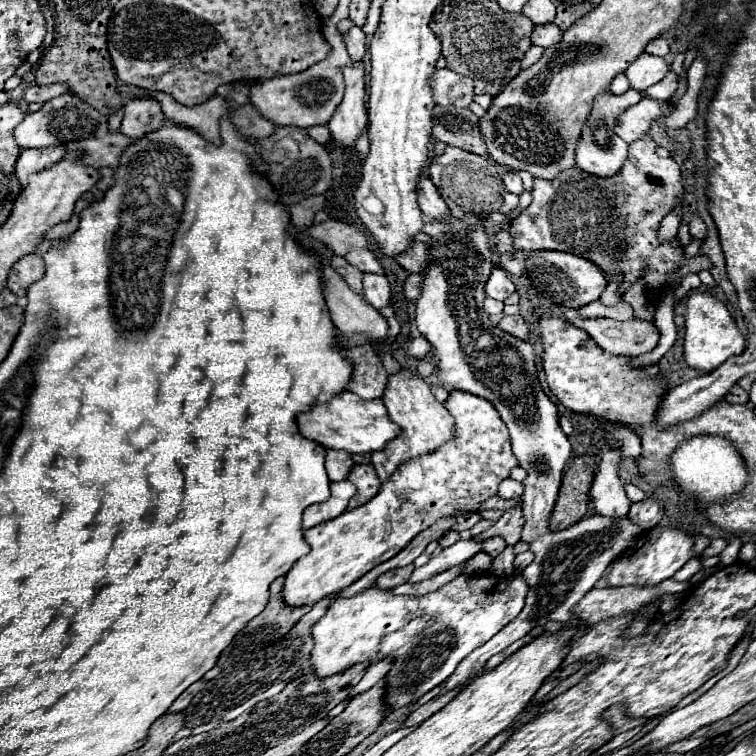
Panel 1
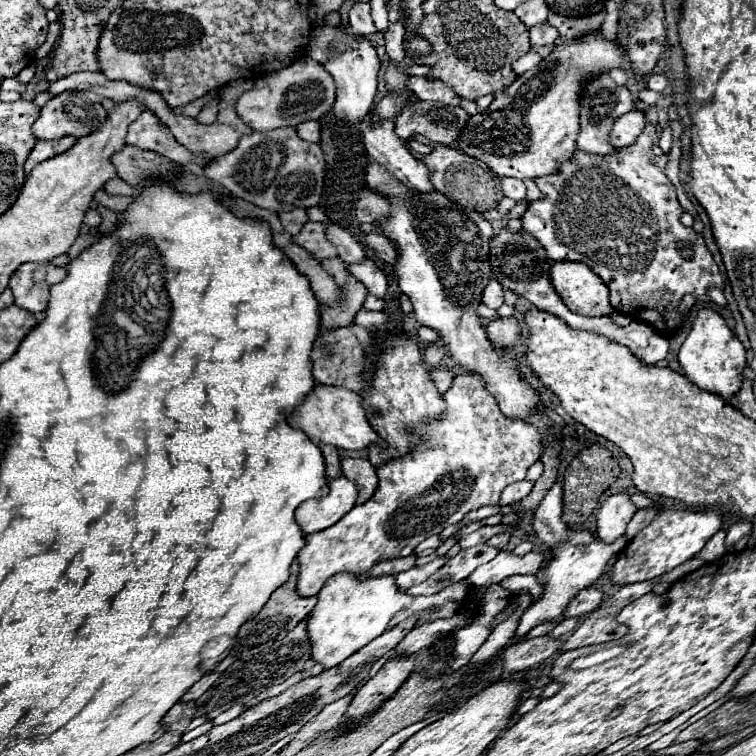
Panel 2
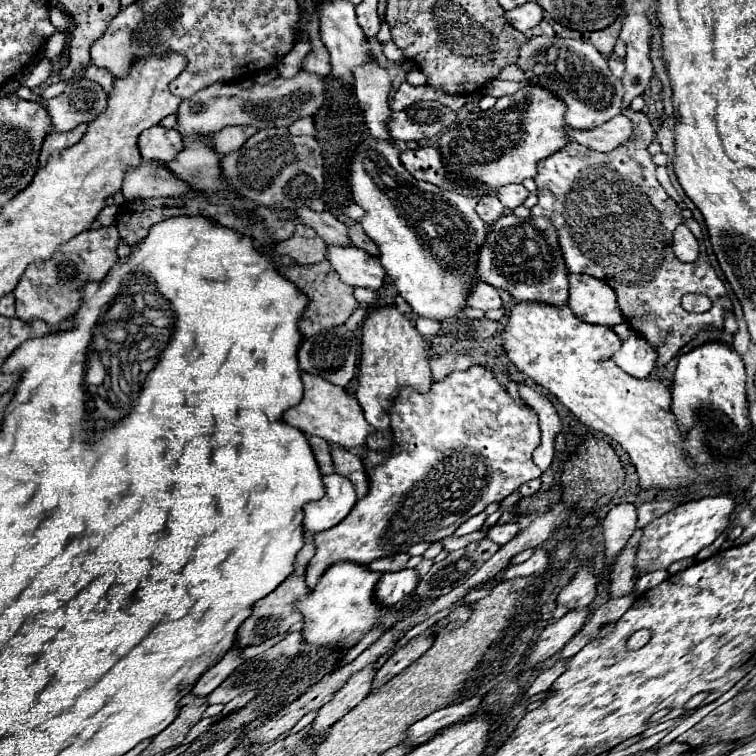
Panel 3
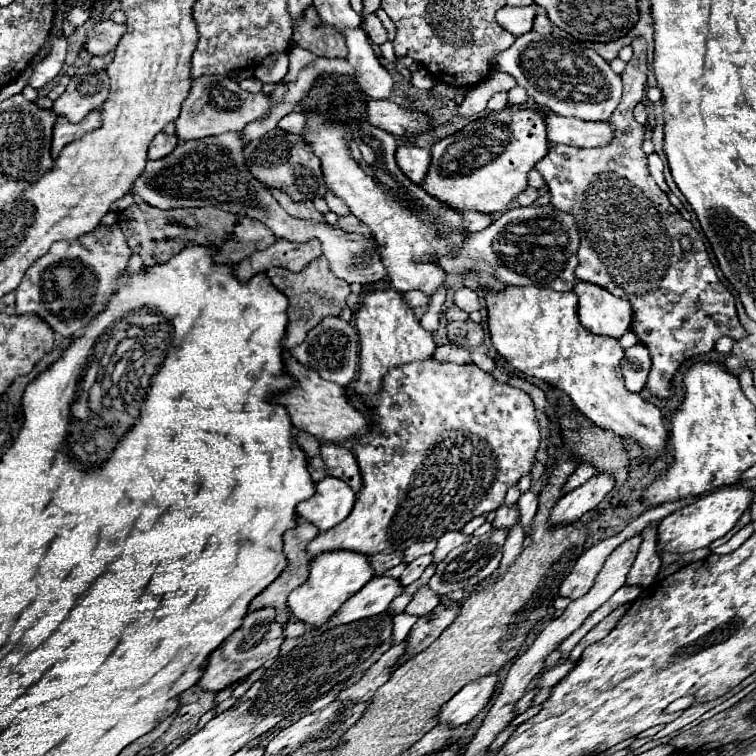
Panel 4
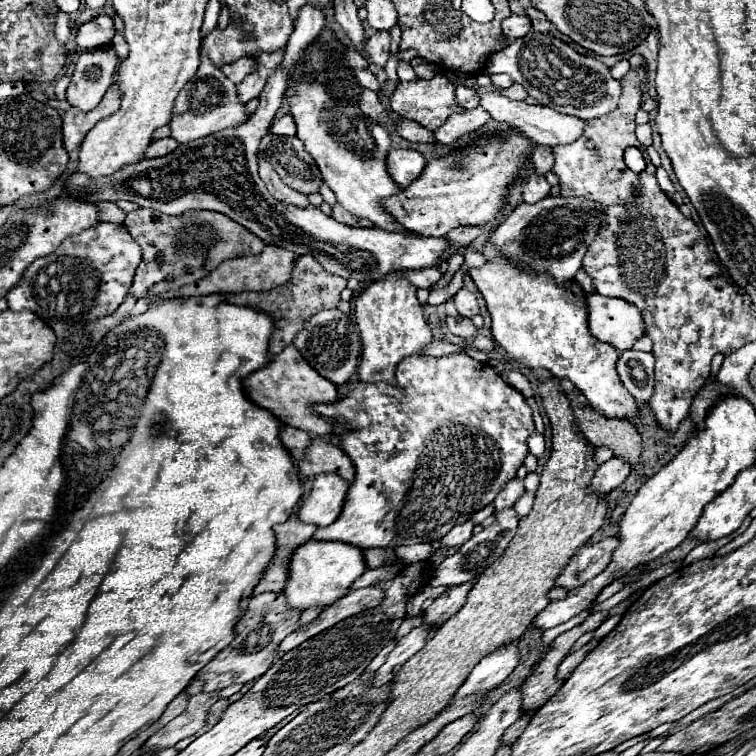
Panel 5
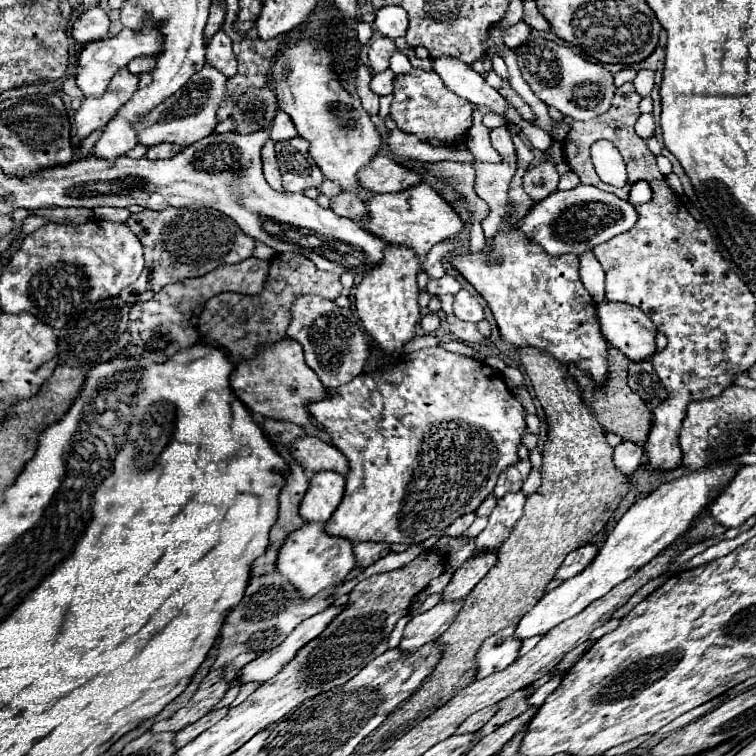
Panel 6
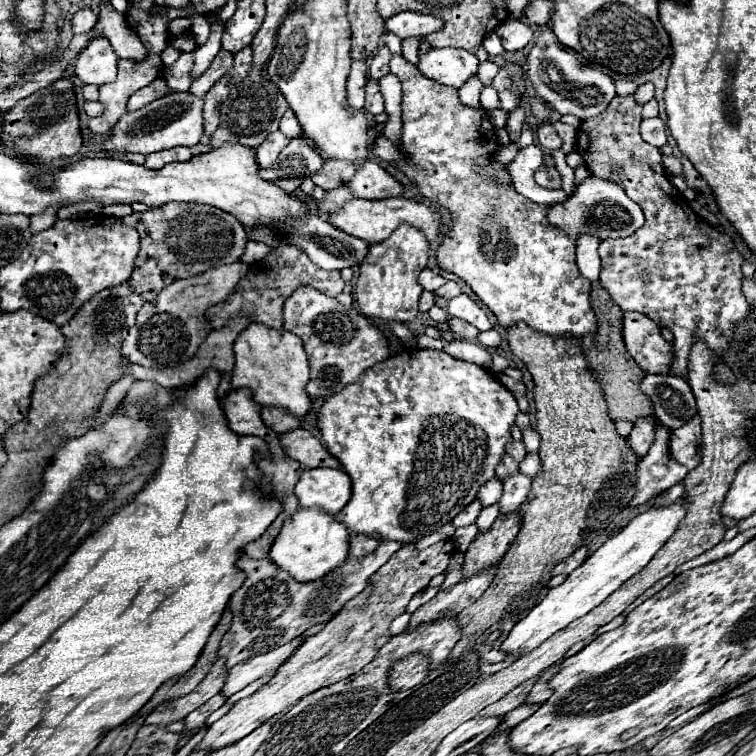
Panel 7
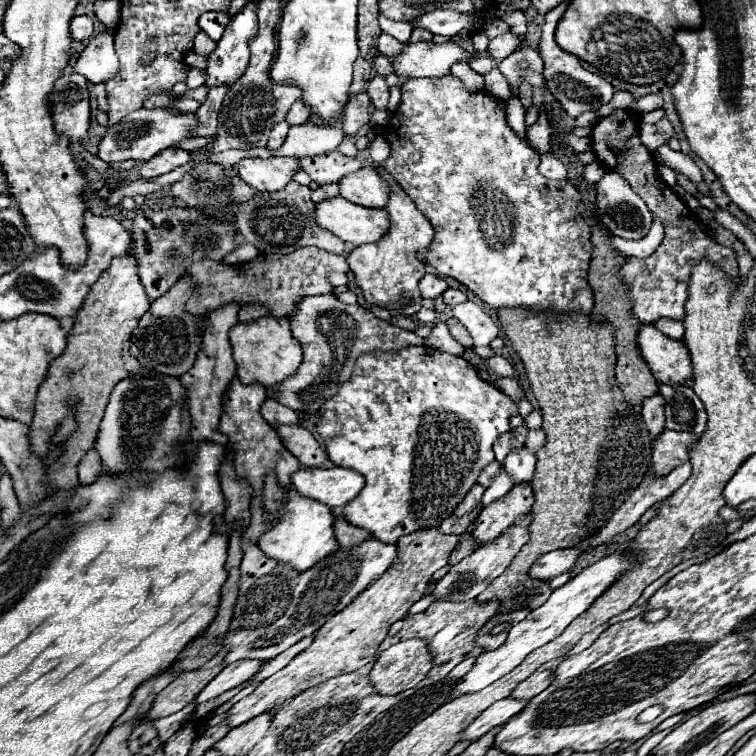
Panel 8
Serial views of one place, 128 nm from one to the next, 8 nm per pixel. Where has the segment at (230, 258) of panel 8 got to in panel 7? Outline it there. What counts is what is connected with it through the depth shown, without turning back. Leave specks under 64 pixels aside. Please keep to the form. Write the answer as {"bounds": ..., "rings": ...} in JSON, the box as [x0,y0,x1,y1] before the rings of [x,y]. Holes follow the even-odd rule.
{"bounds":[240,240,270,265],"rings":[[[248,240],[243,255],[240,257],[240,261],[248,265],[256,264],[260,262],[270,252],[270,248],[262,242],[254,242],[254,240]]]}

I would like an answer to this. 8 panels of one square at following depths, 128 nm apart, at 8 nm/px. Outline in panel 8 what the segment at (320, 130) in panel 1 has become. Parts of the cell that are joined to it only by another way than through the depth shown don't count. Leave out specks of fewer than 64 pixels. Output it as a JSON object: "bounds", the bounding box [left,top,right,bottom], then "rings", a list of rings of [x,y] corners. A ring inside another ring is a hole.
{"bounds":[286,100,310,126],"rings":[[[298,100],[298,102],[294,102],[294,104],[292,104],[292,108],[290,108],[290,112],[288,112],[286,120],[288,120],[292,126],[296,126],[296,124],[304,124],[304,122],[308,120],[308,116],[310,116],[308,106],[304,106],[304,102],[302,102],[302,100]]]}

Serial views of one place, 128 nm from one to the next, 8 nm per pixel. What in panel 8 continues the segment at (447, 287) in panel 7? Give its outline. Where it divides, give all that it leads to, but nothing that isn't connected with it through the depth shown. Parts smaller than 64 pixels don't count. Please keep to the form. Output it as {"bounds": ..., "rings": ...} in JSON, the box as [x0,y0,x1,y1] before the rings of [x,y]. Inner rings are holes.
{"bounds":[442,288,468,306],"rings":[[[448,288],[448,290],[442,294],[442,298],[444,298],[444,302],[446,302],[448,306],[456,306],[456,304],[468,300],[468,296],[466,296],[462,290],[454,290],[454,288]]]}

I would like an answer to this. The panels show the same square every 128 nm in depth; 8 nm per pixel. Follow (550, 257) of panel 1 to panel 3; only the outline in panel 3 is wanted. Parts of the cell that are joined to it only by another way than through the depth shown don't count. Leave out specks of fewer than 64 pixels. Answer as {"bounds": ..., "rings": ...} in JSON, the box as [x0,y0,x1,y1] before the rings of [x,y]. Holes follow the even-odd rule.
{"bounds":[568,274,624,326],"rings":[[[570,274],[570,300],[568,300],[576,318],[588,324],[616,326],[624,322],[622,310],[616,302],[616,294],[604,282],[588,278],[584,274]]]}

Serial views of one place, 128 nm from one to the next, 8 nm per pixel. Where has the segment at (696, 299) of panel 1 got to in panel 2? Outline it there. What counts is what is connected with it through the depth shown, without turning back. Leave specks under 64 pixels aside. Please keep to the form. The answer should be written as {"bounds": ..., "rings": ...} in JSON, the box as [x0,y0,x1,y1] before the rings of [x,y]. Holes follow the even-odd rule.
{"bounds":[678,308,746,400],"rings":[[[702,308],[694,320],[694,326],[684,340],[678,362],[690,382],[694,382],[698,388],[720,394],[724,400],[730,400],[738,394],[744,382],[744,368],[746,368],[746,350],[742,342],[732,334],[732,330],[726,326],[724,318],[714,312],[712,308]]]}

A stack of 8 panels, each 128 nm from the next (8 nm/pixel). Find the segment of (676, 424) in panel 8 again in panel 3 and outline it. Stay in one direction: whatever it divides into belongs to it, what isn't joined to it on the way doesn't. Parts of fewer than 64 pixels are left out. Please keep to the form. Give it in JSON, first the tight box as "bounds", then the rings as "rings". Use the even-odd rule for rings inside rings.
{"bounds":[612,334,656,378],"rings":[[[632,334],[612,360],[634,378],[648,378],[656,364],[656,350],[640,334]]]}

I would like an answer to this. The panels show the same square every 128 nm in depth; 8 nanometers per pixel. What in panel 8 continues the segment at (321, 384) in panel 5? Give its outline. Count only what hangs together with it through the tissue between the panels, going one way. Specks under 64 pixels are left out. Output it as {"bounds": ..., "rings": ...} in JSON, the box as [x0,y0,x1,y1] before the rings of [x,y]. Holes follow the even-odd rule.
{"bounds":[230,316,302,388],"rings":[[[262,316],[252,322],[238,322],[230,328],[230,344],[232,344],[232,356],[236,362],[236,374],[240,382],[260,382],[266,388],[272,388],[292,376],[300,362],[302,362],[302,346],[294,340],[290,332],[290,318],[276,318],[276,316]]]}

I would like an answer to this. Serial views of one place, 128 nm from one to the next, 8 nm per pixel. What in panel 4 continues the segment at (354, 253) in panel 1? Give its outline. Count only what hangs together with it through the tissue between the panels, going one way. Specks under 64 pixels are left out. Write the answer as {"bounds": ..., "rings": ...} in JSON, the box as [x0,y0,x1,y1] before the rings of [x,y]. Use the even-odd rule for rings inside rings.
{"bounds":[268,188,324,220],"rings":[[[268,188],[272,192],[272,196],[278,200],[278,204],[294,218],[304,218],[304,220],[322,220],[324,216],[314,208],[312,200],[304,200],[304,202],[294,202],[292,198],[288,198],[288,194],[284,194],[282,190],[276,188]]]}

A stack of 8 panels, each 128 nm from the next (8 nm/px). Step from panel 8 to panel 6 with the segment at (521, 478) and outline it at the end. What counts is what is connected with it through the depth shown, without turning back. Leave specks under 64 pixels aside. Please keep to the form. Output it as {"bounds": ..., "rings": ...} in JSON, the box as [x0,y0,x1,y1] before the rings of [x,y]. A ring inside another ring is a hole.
{"bounds":[476,490,526,552],"rings":[[[522,490],[518,492],[508,492],[504,498],[498,500],[494,512],[490,514],[488,526],[484,528],[484,532],[480,532],[478,536],[478,544],[476,544],[476,552],[482,550],[494,550],[498,548],[510,534],[514,522],[520,518],[522,508],[524,508],[526,496]]]}

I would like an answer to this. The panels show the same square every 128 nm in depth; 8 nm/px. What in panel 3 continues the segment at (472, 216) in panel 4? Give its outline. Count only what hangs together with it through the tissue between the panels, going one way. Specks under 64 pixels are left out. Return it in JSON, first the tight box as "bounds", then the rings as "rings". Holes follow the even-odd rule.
{"bounds":[476,196,504,226],"rings":[[[484,196],[478,206],[476,206],[476,212],[478,216],[482,218],[482,222],[486,226],[490,226],[496,218],[500,218],[504,214],[504,206],[500,204],[500,200],[496,196]]]}

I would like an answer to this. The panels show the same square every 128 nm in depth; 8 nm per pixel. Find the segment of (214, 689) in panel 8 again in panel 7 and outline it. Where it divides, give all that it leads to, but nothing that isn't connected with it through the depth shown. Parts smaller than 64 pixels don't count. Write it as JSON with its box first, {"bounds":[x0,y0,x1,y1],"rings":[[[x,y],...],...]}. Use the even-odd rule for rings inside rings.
{"bounds":[222,638,302,698],"rings":[[[296,638],[296,640],[292,640],[292,642],[284,644],[284,646],[280,646],[280,648],[272,650],[272,652],[268,652],[268,654],[254,656],[252,660],[246,660],[246,662],[240,662],[240,664],[232,666],[230,672],[228,672],[228,678],[226,678],[226,682],[224,682],[224,688],[222,688],[222,696],[228,698],[228,696],[232,696],[234,692],[238,692],[238,690],[242,690],[244,686],[248,686],[250,682],[258,680],[262,674],[280,668],[280,666],[292,656],[292,652],[294,652],[300,644],[302,644],[302,640]]]}

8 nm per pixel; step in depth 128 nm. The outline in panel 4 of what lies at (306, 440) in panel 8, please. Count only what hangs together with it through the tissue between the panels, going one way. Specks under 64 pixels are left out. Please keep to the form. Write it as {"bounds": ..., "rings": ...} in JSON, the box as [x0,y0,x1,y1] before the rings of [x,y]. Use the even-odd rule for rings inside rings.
{"bounds":[320,444,362,492],"rings":[[[322,444],[320,456],[326,466],[326,474],[334,474],[334,478],[342,478],[354,492],[362,488],[362,476],[354,454],[338,444]]]}

